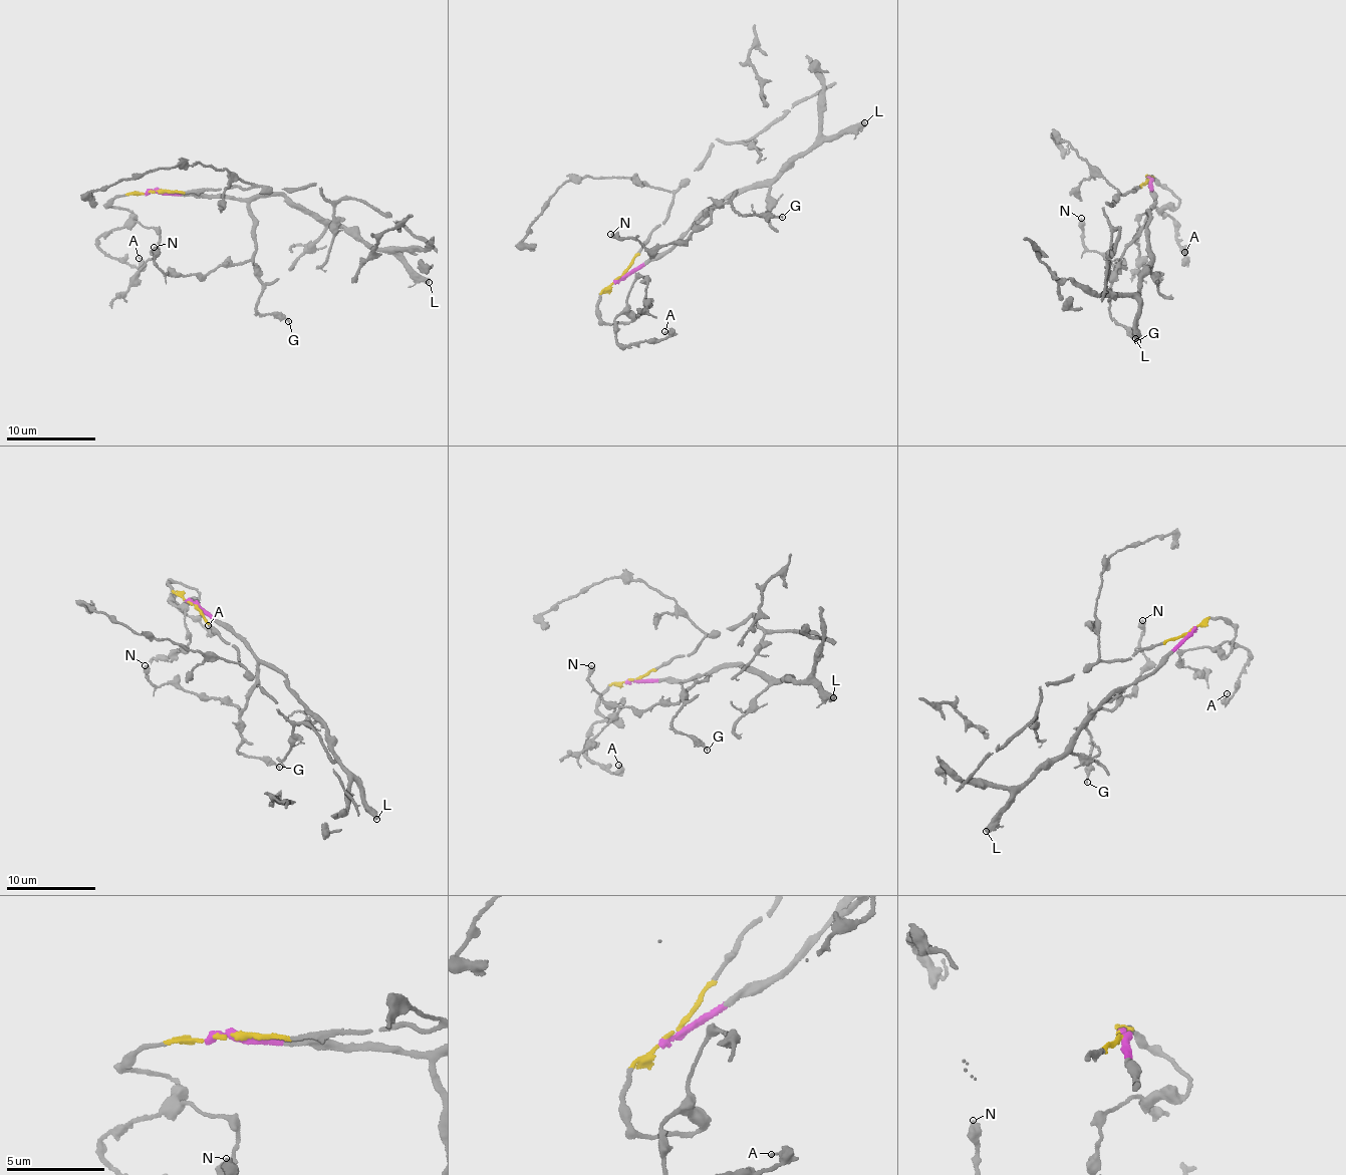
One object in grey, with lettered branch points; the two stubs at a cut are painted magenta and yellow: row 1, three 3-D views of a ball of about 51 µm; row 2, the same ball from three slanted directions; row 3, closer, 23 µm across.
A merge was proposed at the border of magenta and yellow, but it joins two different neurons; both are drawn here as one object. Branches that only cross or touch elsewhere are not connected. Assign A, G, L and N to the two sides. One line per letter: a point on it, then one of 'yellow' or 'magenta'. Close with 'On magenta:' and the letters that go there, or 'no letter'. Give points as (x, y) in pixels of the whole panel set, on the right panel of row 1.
A: (1184, 252) | yellow
G: (1137, 341) | magenta
L: (1135, 338) | magenta
N: (1081, 218) | magenta
On magenta: G, L, N

